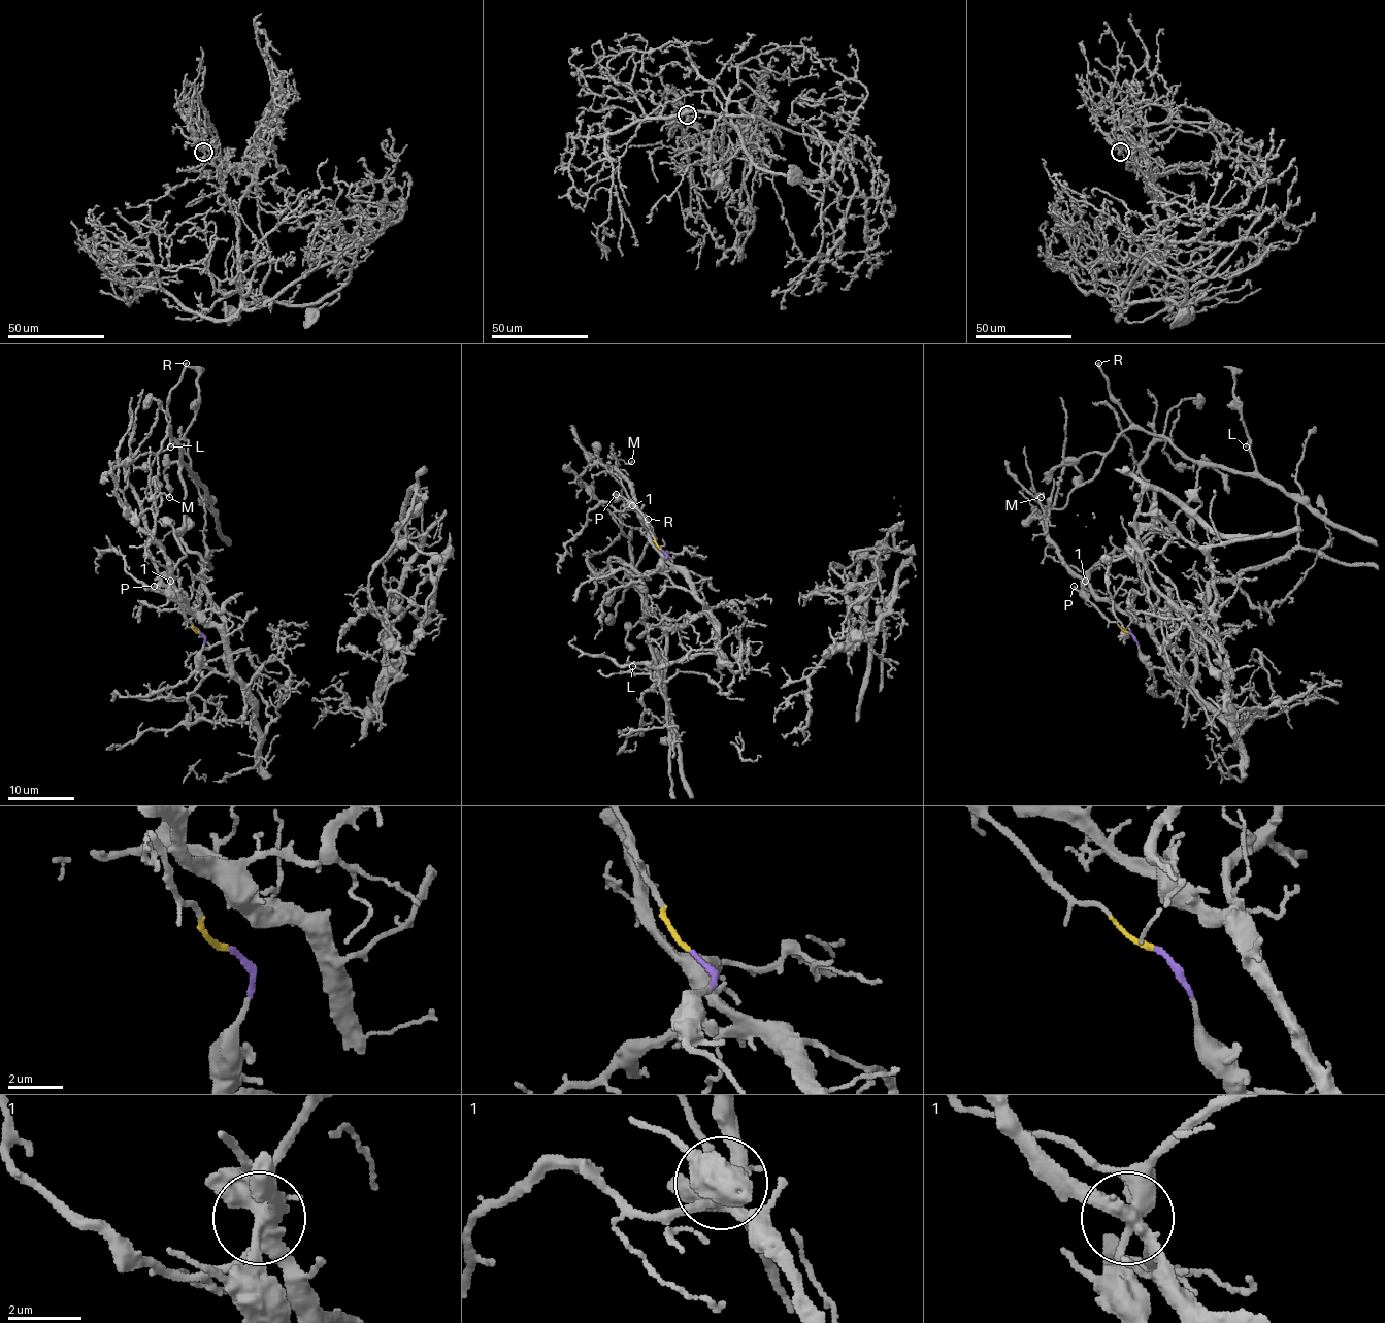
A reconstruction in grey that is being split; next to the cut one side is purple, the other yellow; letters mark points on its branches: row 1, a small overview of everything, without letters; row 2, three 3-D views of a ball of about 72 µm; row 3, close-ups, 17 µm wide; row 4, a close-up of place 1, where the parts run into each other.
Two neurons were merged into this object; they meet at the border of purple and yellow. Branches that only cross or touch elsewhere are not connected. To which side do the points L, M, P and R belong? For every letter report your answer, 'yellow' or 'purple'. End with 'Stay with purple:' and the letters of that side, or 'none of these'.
L: yellow
M: purple
P: yellow
R: yellow
Stay with purple: M

